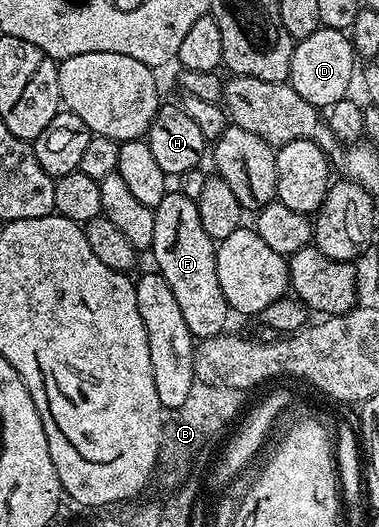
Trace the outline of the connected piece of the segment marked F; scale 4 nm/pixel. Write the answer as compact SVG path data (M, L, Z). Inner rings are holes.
M167 192L165 199L161 199L154 210L153 243L149 250L150 256L155 256L154 268L173 290L185 319L185 327L189 327L192 338L215 337L228 328L227 313L229 314L221 282L217 280L216 242L205 235L205 227L201 227L201 215L197 215L195 201L183 193Z

